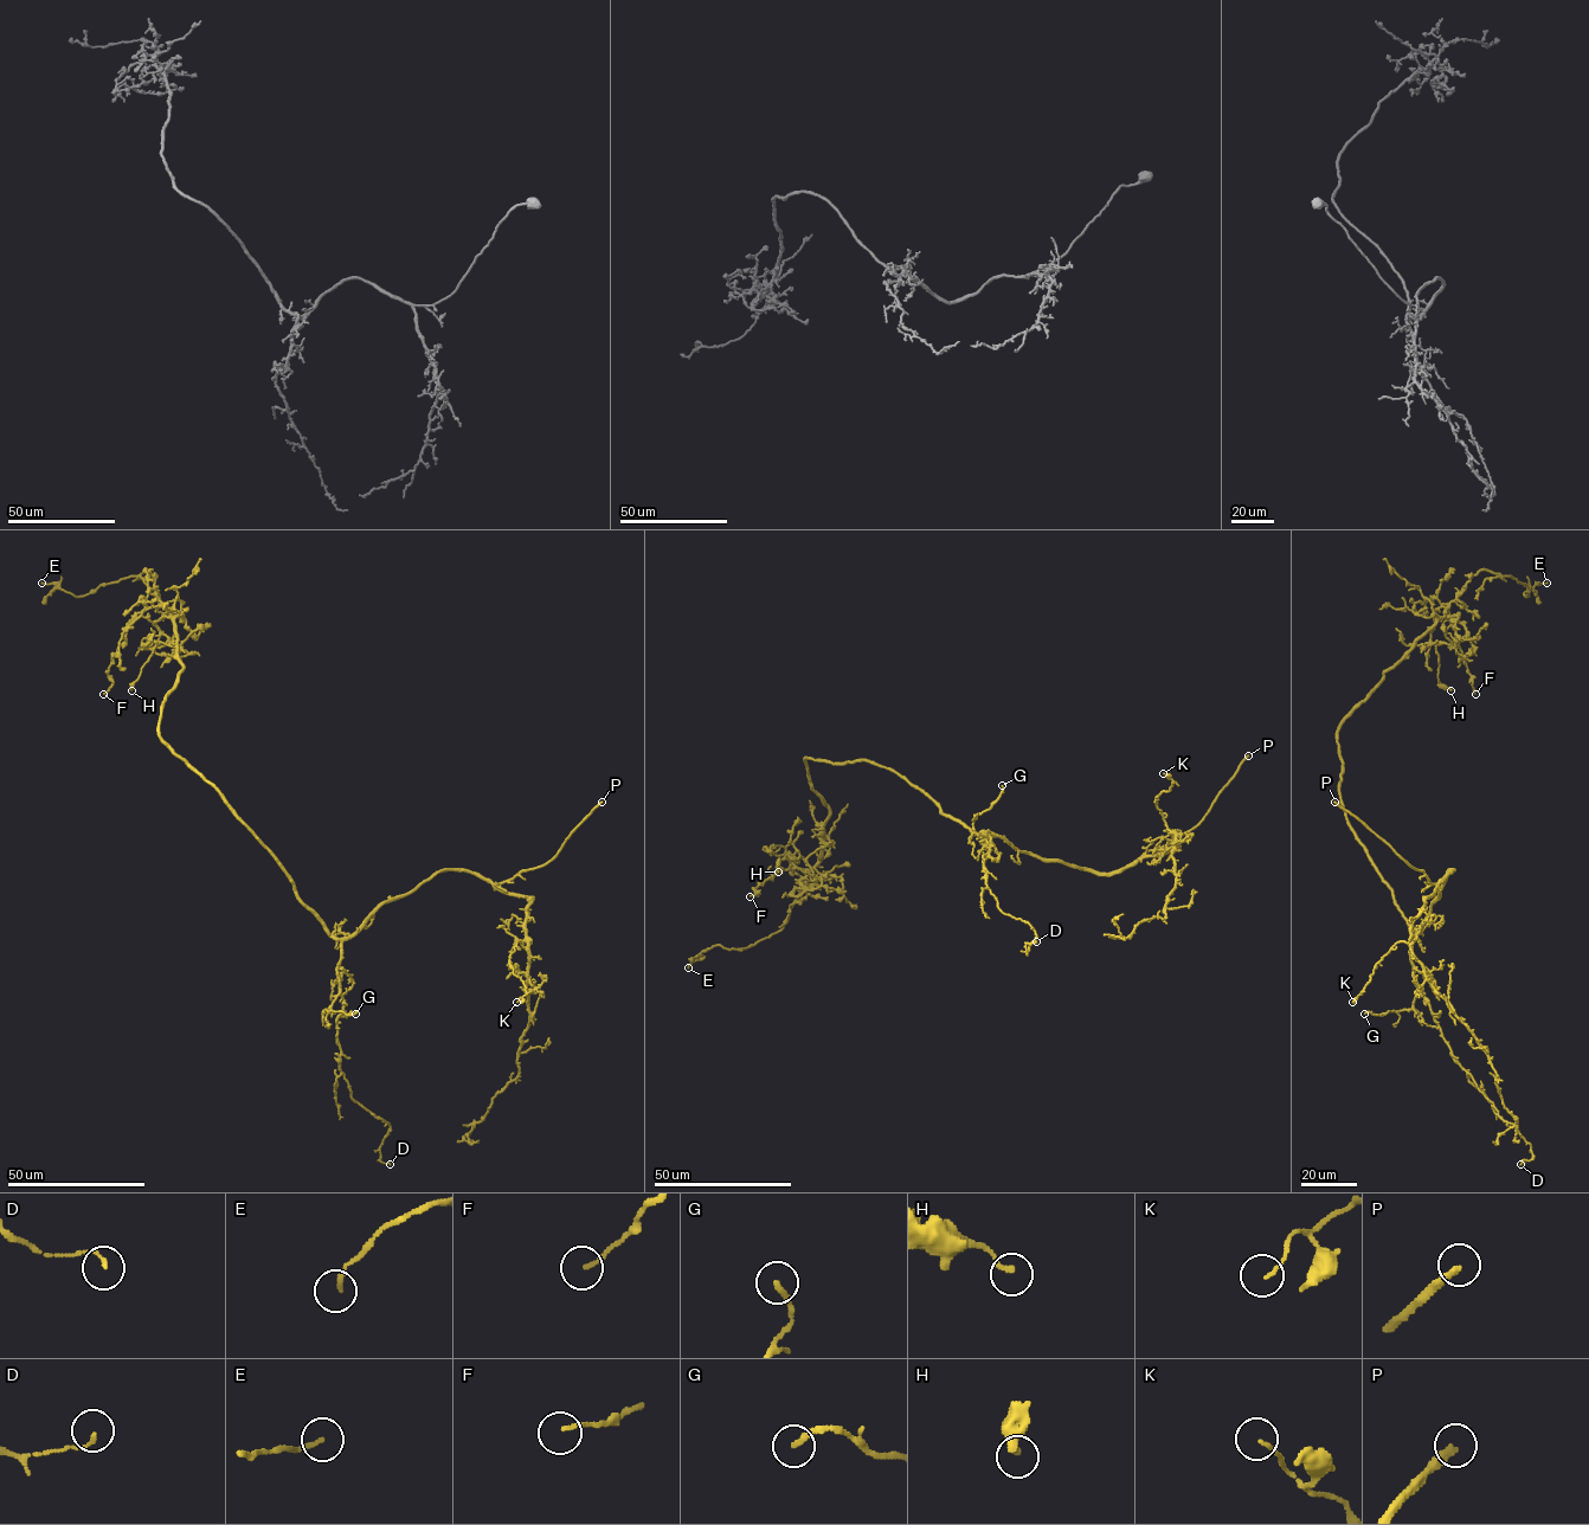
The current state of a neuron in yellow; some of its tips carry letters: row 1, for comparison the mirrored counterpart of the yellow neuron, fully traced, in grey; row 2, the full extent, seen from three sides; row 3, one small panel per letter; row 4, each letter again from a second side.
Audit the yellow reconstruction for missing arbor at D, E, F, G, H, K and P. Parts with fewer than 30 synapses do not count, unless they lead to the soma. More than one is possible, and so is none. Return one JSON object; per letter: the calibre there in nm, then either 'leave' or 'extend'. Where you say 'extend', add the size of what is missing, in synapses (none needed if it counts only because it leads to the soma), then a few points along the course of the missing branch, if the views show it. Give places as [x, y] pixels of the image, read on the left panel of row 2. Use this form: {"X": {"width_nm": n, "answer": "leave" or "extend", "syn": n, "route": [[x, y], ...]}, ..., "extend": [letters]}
{"D": {"width_nm": 110, "answer": "leave"}, "E": {"width_nm": 150, "answer": "leave"}, "F": {"width_nm": 120, "answer": "leave"}, "G": {"width_nm": 200, "answer": "leave"}, "H": {"width_nm": 180, "answer": "leave"}, "K": {"width_nm": 100, "answer": "leave"}, "P": {"width_nm": 280, "answer": "extend", "route": [[602, 802], [613, 789], [623, 732]]}, "extend": ["P"]}

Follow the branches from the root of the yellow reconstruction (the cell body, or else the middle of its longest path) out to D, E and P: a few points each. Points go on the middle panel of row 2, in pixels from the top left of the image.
D: (950, 816), (978, 834), (988, 831), (986, 886), (1004, 913), (1035, 932), (1027, 953), (1025, 944), (1036, 941)
E: (950, 816), (872, 761), (805, 759), (829, 817), (822, 855), (787, 921), (746, 947), (705, 950), (688, 967)
P: (950, 816), (970, 830), (992, 831), (1042, 858), (1115, 873), (1191, 830), (1248, 755)

